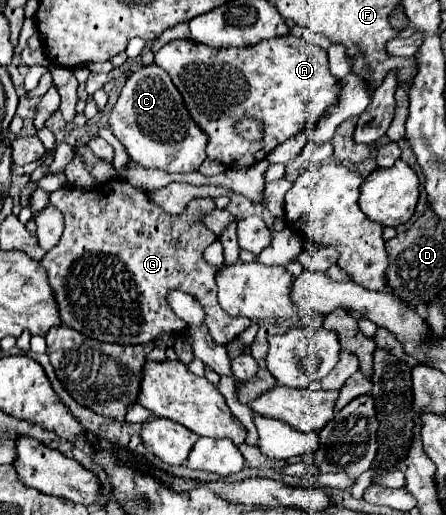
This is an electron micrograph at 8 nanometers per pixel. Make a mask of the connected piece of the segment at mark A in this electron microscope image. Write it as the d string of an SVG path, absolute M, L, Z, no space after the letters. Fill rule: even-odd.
M292 34L246 48L222 50L192 40L170 40L154 54L154 62L172 76L192 120L208 134L206 156L228 168L254 166L310 122L318 124L336 106L342 86L328 70L326 52ZM240 118L260 118L264 122L264 138L260 142L242 138L232 126Z

